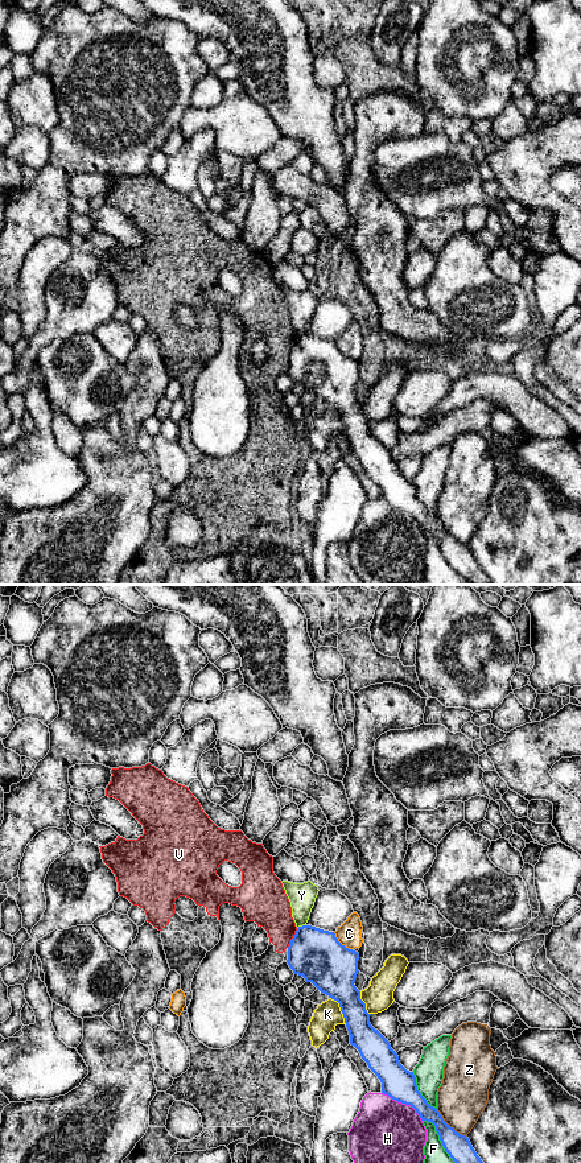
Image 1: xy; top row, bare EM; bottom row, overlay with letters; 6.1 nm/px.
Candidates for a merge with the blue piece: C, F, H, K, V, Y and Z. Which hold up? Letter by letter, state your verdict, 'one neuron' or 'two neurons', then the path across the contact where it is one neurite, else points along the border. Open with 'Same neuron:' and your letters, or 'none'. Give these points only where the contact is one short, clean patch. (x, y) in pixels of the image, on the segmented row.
Same neuron: none
C: two neurons
F: two neurons
H: two neurons; border along xy (382, 1092), (408, 1104), (421, 1121)
K: two neurons
V: two neurons; border along xy (297, 928), (287, 947)
Y: two neurons
Z: two neurons

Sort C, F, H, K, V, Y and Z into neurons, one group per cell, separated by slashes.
C / F / H / K / V / Y / Z

